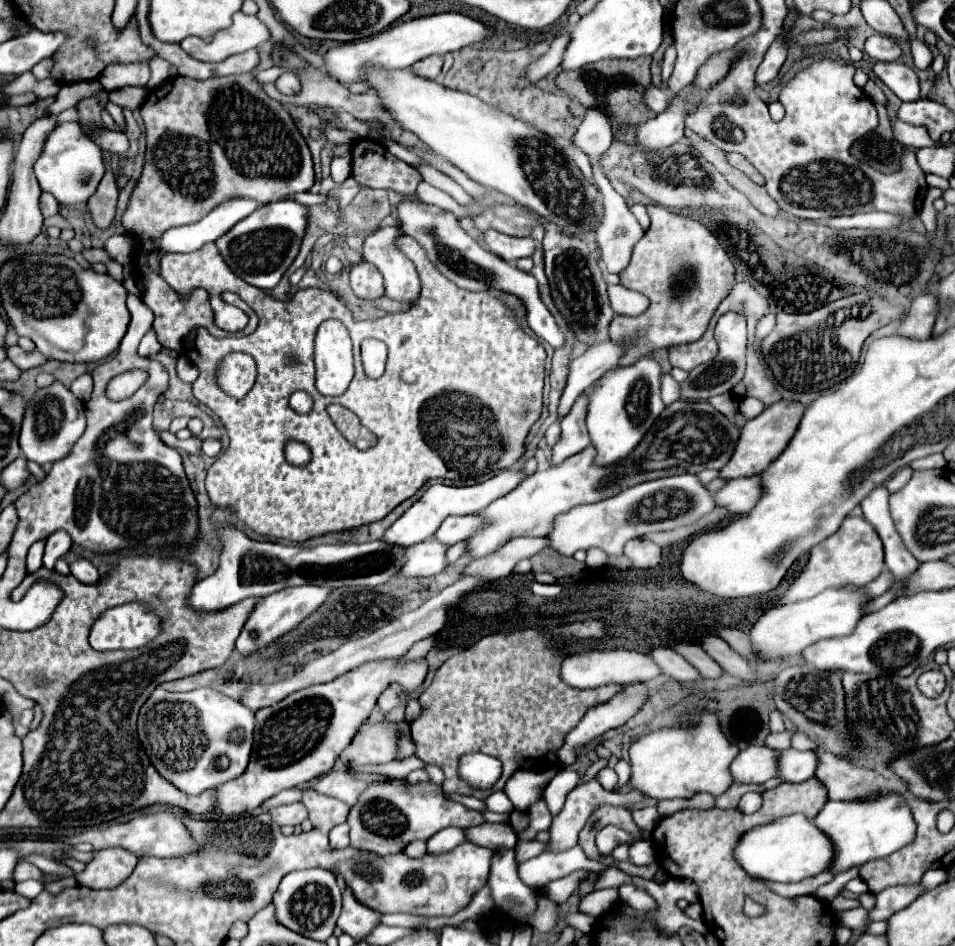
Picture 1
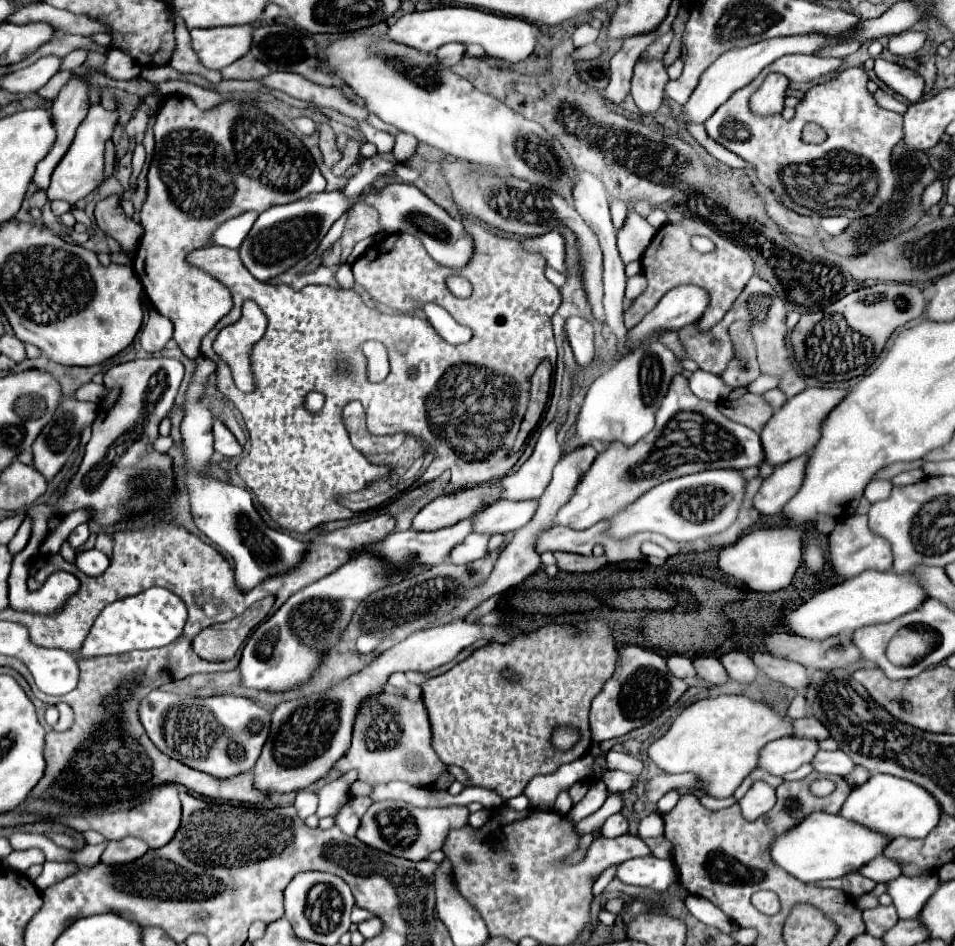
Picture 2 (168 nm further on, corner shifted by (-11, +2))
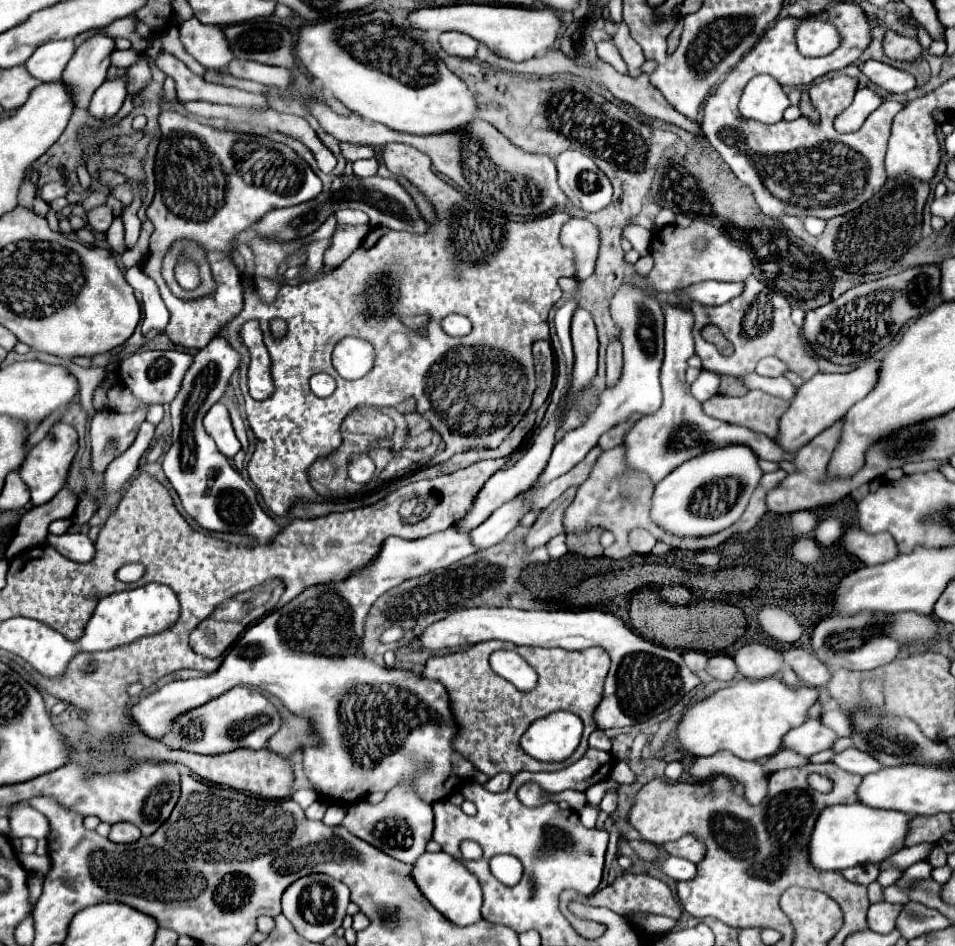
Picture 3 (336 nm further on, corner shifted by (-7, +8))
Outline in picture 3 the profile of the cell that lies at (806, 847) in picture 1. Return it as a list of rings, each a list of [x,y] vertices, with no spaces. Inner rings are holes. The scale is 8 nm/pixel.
[[[859,803],[825,807],[809,837],[809,863],[819,871],[843,871],[863,863],[879,863],[903,847],[909,819],[909,815],[897,811],[877,811]]]

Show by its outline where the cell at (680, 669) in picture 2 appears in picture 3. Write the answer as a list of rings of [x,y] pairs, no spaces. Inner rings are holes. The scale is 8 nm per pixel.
[[[687,651],[687,653],[683,653],[683,661],[685,661],[687,667],[691,667],[693,673],[697,673],[697,671],[705,669],[707,655],[703,655],[703,653],[699,653],[699,651]]]

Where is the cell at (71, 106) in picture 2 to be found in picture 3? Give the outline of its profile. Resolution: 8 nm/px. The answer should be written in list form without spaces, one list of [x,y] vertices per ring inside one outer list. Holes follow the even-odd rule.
[[[95,35],[87,39],[67,63],[61,83],[71,91],[75,99],[75,109],[85,109],[93,91],[105,81],[107,69],[111,65],[109,55],[115,49],[113,39],[105,35]]]

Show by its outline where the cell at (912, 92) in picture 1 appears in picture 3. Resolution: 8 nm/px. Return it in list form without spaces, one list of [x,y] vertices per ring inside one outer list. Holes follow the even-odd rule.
[[[869,59],[863,67],[863,73],[879,87],[883,87],[889,93],[907,93],[915,89],[915,77],[907,71],[895,69],[883,61]]]

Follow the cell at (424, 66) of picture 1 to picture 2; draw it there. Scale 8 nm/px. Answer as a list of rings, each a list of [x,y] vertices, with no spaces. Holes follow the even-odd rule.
[[[447,43],[437,49],[439,63],[447,65],[447,67],[453,67],[455,63],[459,63],[463,59],[463,55],[465,55],[465,45],[461,45],[461,43]]]

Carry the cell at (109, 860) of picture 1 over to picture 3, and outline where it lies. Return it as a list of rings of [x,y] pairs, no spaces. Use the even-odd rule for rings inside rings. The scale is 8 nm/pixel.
[[[115,823],[109,833],[109,841],[113,843],[135,843],[141,839],[141,831],[131,823]]]

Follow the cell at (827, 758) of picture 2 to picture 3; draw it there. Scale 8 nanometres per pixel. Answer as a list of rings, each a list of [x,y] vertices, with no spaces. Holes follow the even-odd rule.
[[[845,749],[841,753],[835,753],[831,763],[841,767],[843,771],[851,771],[857,775],[867,775],[867,773],[879,771],[883,767],[881,763],[871,759],[871,755],[867,755],[865,751],[859,751],[859,749]]]

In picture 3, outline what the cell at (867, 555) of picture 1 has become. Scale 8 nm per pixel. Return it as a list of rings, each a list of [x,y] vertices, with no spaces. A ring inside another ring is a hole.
[[[847,527],[843,533],[843,549],[845,553],[857,557],[865,565],[877,565],[883,561],[891,561],[897,555],[895,541],[887,533],[867,533],[861,527]]]

